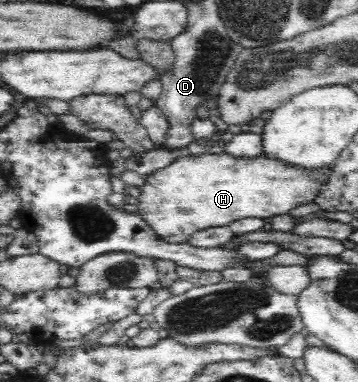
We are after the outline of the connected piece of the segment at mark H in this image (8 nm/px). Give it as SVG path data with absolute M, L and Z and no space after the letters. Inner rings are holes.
M223 152L222 154L206 153L181 157L167 165L165 169L145 177L145 183L139 187L141 194L137 214L149 222L149 226L160 235L165 243L186 243L194 233L210 227L228 226L232 221L245 219L245 217L275 217L275 215L287 215L297 207L303 207L307 203L313 203L321 193L323 187L329 181L331 175L329 168L305 168L279 160L260 153L252 158L237 158Z

